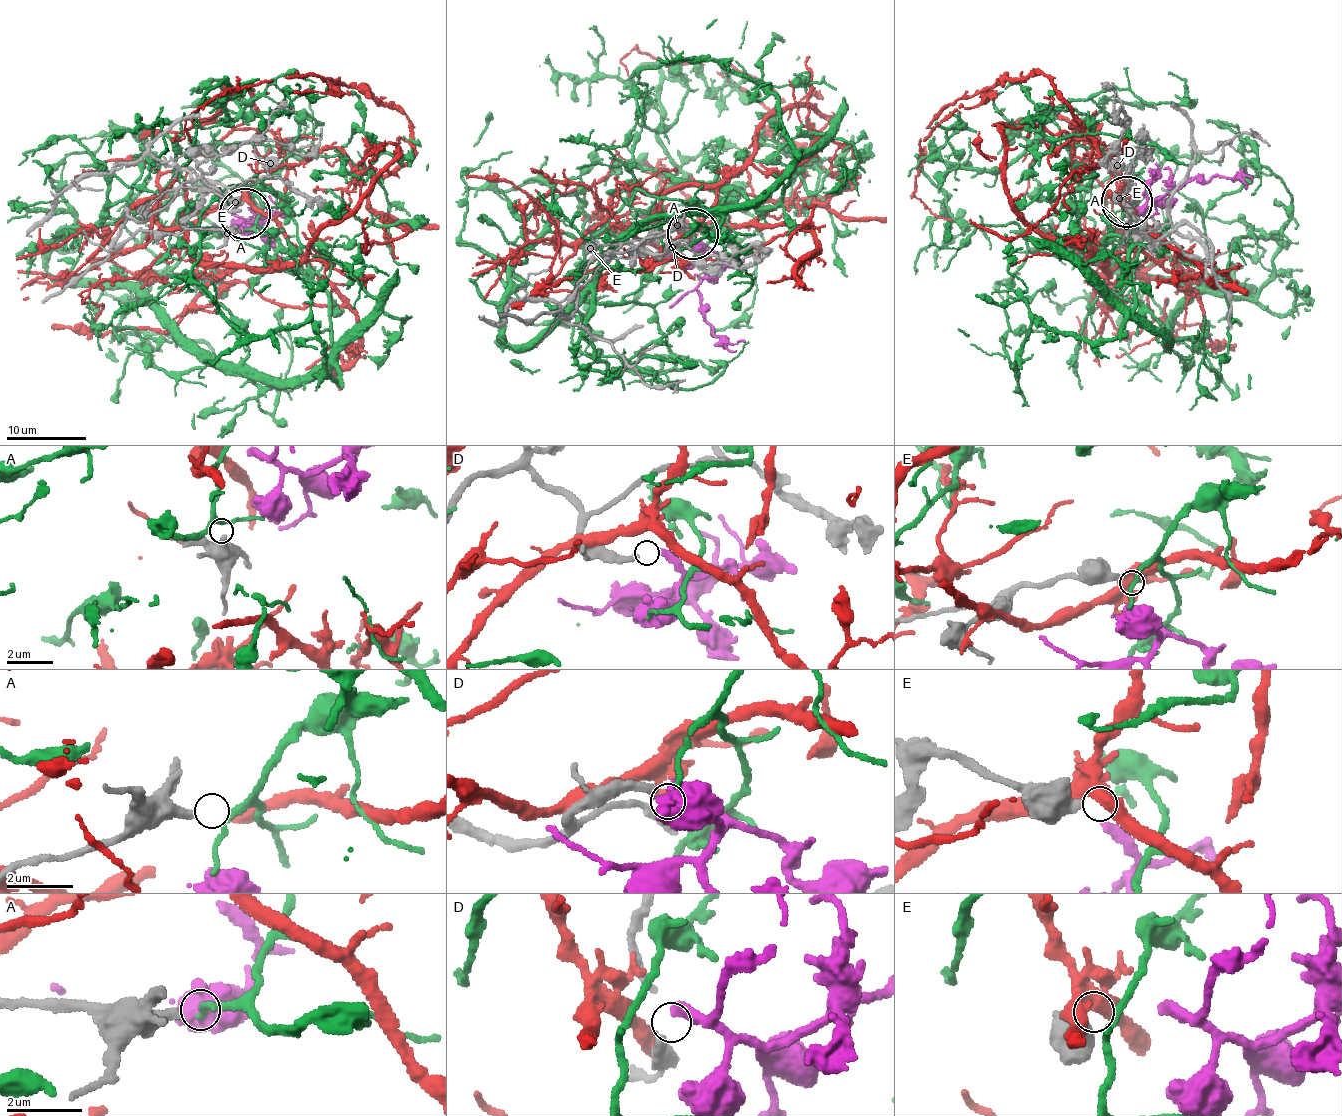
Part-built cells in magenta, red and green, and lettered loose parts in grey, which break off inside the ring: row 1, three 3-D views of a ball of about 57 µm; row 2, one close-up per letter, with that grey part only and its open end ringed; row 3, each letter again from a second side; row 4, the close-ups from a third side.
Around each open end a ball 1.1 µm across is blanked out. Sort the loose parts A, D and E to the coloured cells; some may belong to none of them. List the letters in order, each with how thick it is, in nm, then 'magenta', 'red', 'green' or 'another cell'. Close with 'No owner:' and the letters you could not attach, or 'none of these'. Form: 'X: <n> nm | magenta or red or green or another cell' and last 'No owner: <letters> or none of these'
A: 340 nm | green
D: 240 nm | magenta
E: 460 nm | another cell
No owner: E

